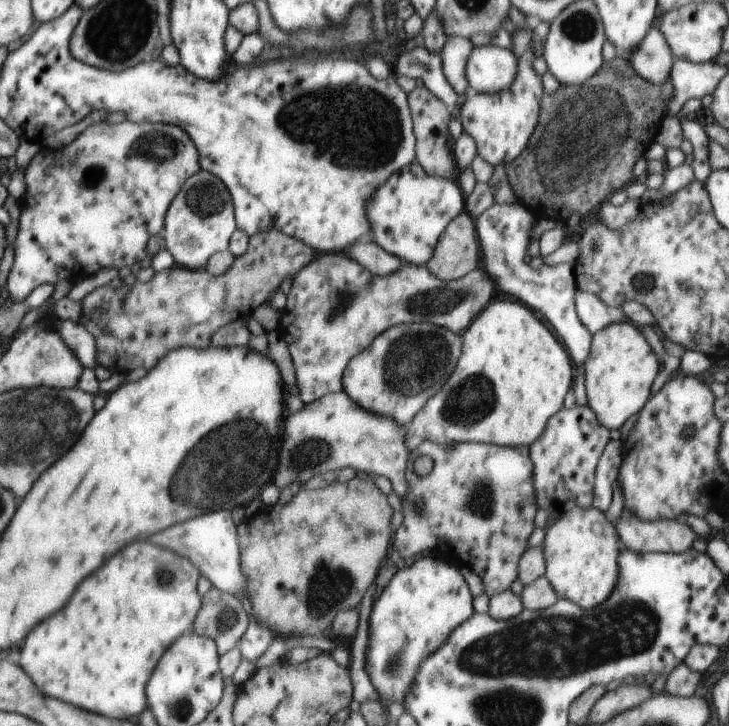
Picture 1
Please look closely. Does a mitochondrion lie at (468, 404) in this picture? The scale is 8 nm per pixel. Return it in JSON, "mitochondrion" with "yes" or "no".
{"mitochondrion":"yes"}

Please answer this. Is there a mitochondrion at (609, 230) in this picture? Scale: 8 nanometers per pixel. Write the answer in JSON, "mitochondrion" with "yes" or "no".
{"mitochondrion":"no"}

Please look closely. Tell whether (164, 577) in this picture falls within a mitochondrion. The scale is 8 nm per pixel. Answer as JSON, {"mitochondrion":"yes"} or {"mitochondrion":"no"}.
{"mitochondrion":"yes"}

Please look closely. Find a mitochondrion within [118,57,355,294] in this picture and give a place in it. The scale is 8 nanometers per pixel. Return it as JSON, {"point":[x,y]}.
{"point":[156,147]}

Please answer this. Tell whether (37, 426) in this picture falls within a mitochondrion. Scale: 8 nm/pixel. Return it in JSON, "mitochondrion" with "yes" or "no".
{"mitochondrion":"yes"}

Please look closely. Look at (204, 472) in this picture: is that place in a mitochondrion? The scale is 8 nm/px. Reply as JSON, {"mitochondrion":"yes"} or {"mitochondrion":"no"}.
{"mitochondrion":"yes"}

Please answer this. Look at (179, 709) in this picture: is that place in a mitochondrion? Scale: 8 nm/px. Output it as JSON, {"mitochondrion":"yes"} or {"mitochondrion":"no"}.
{"mitochondrion":"yes"}

